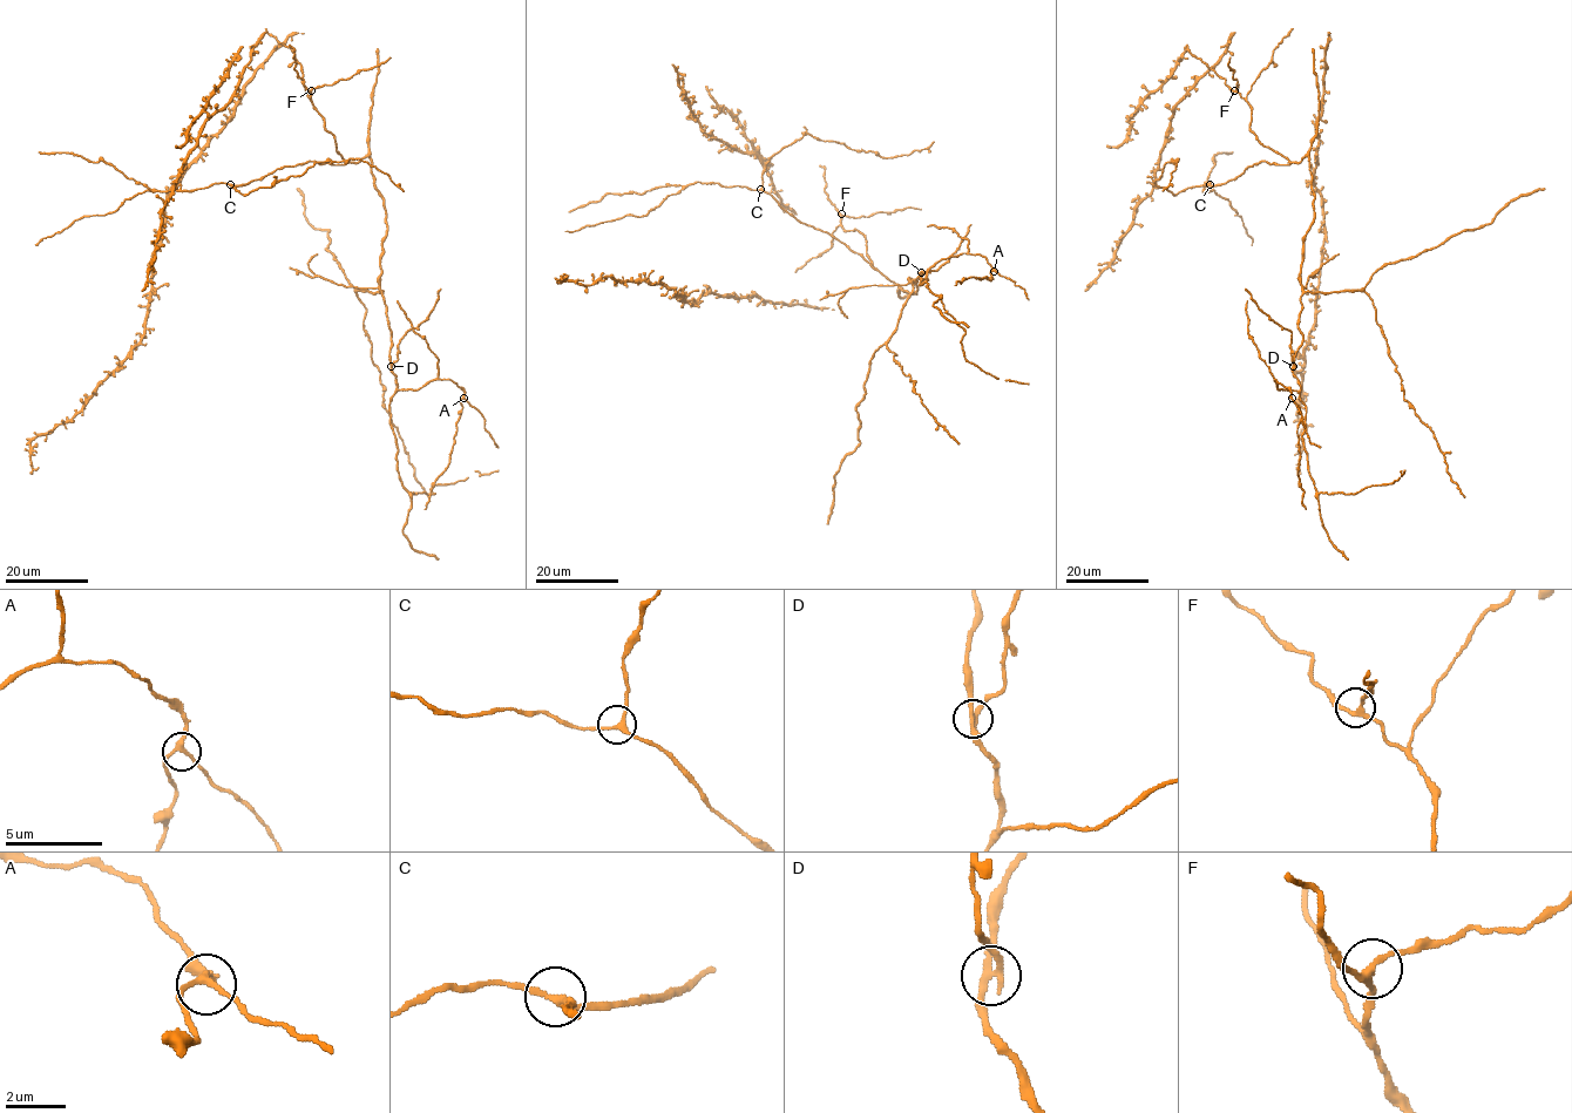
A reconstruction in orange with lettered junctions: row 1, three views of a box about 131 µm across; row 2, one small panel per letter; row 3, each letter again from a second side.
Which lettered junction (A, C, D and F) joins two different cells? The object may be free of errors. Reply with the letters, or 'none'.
D

